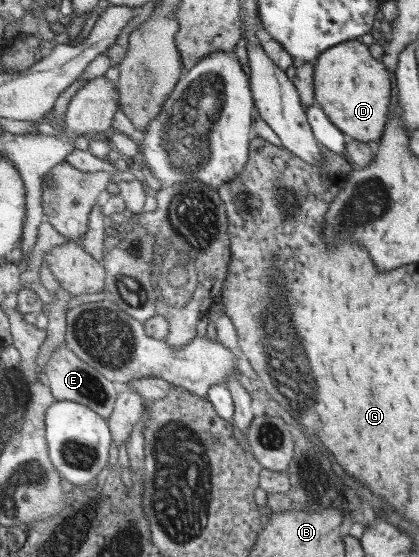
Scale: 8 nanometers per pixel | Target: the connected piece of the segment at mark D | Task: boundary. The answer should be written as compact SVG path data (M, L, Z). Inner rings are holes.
M360 39L340 43L327 50L315 63L315 94L334 125L345 135L364 143L378 143L389 123L394 77L386 64L370 52Z

